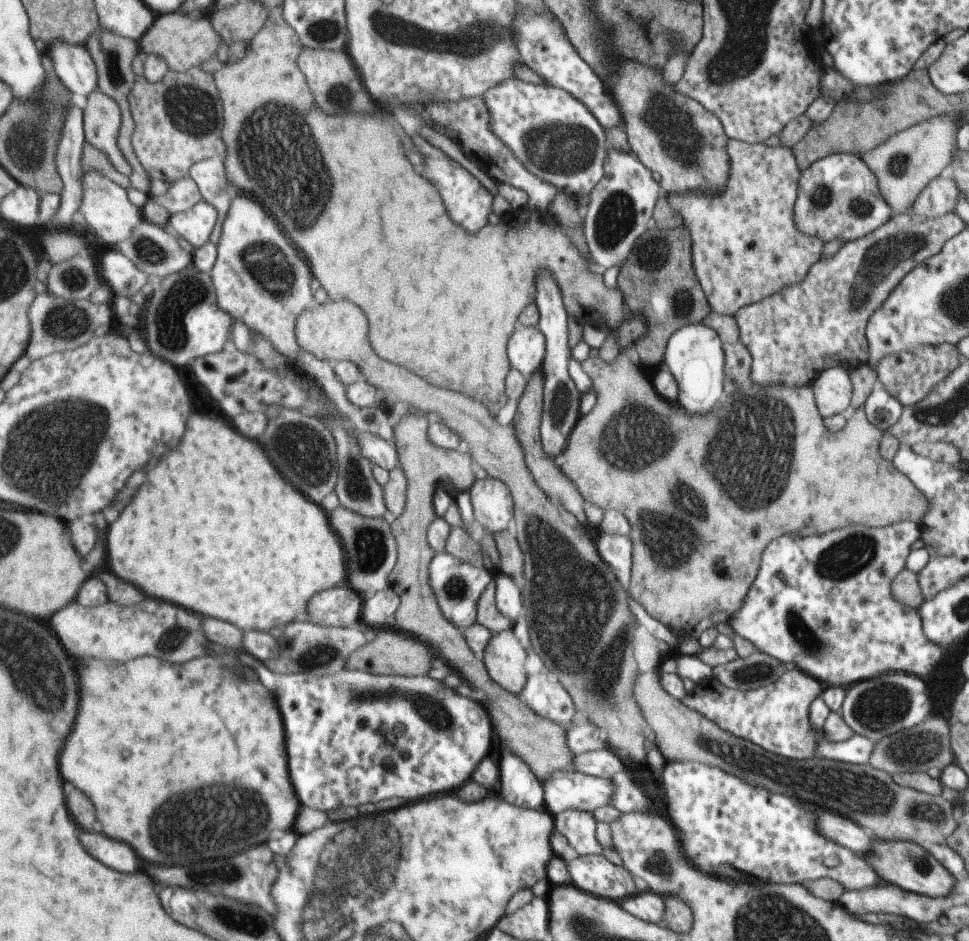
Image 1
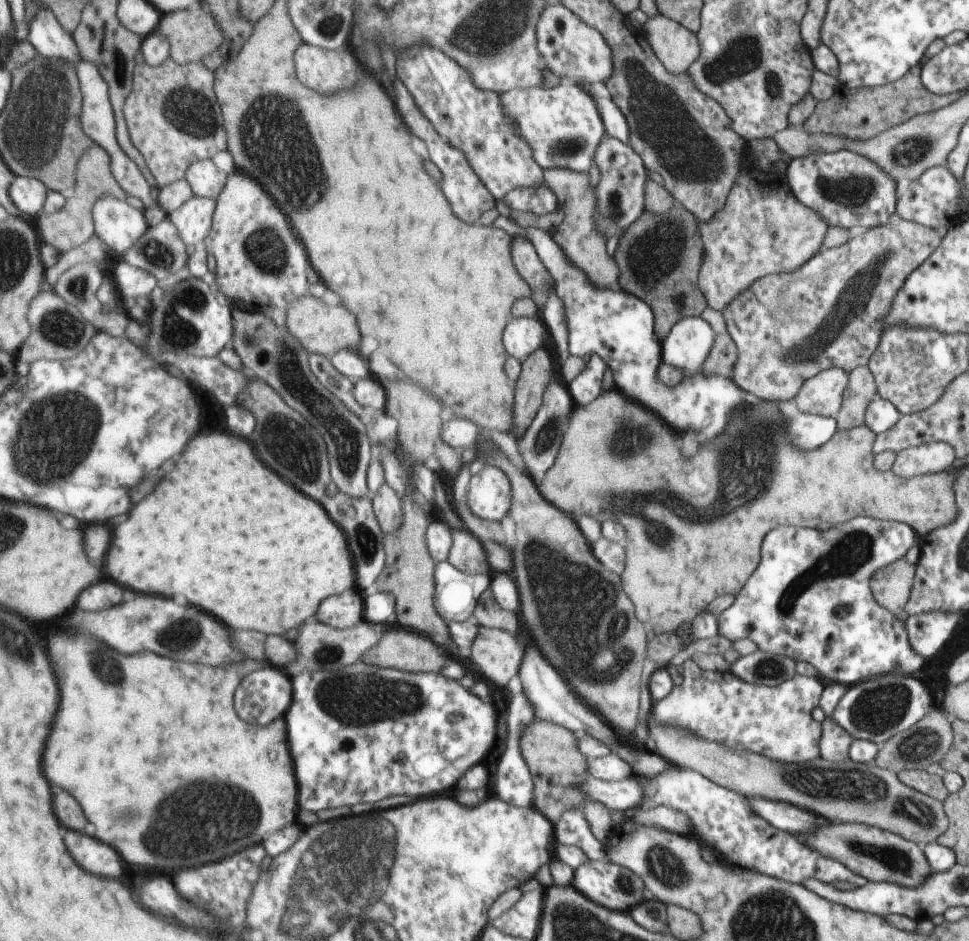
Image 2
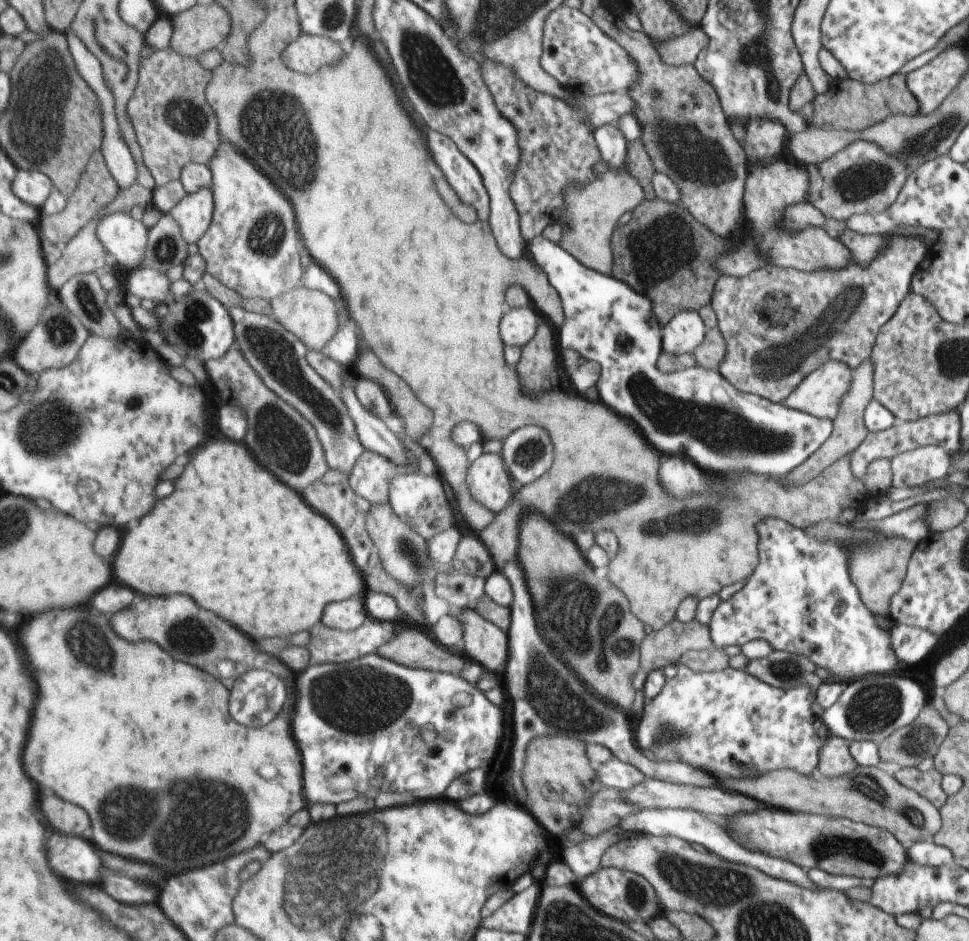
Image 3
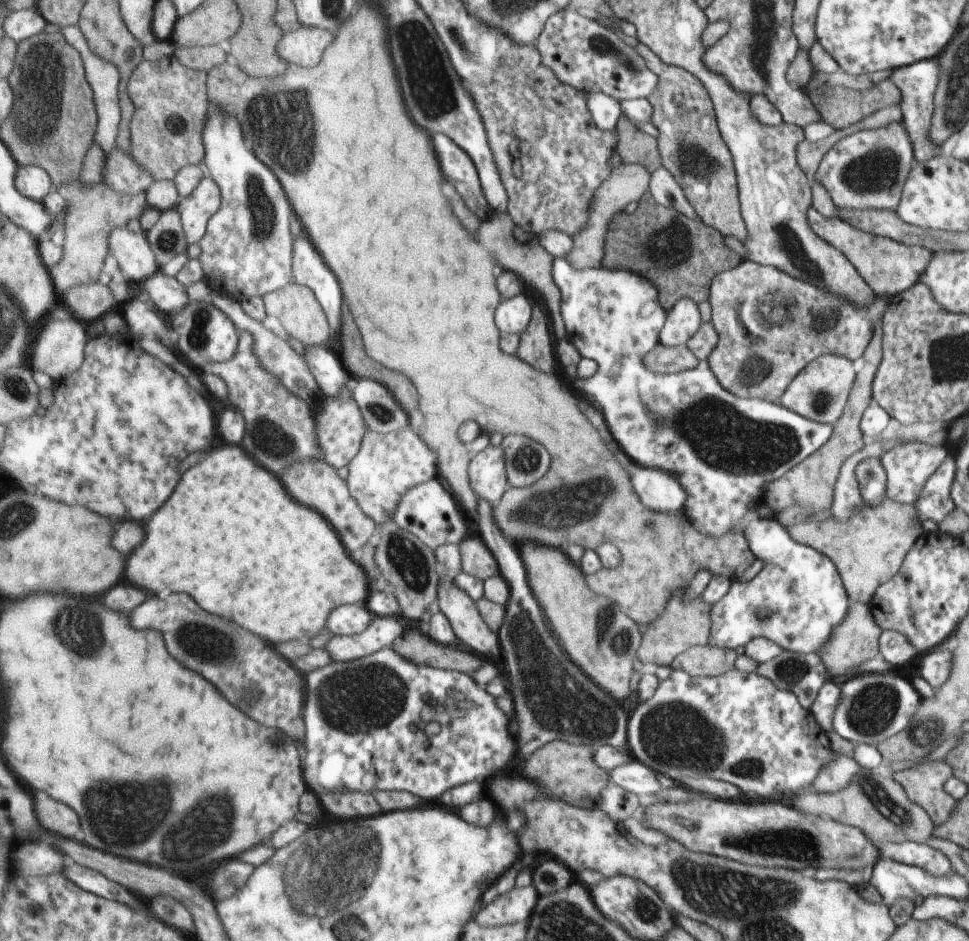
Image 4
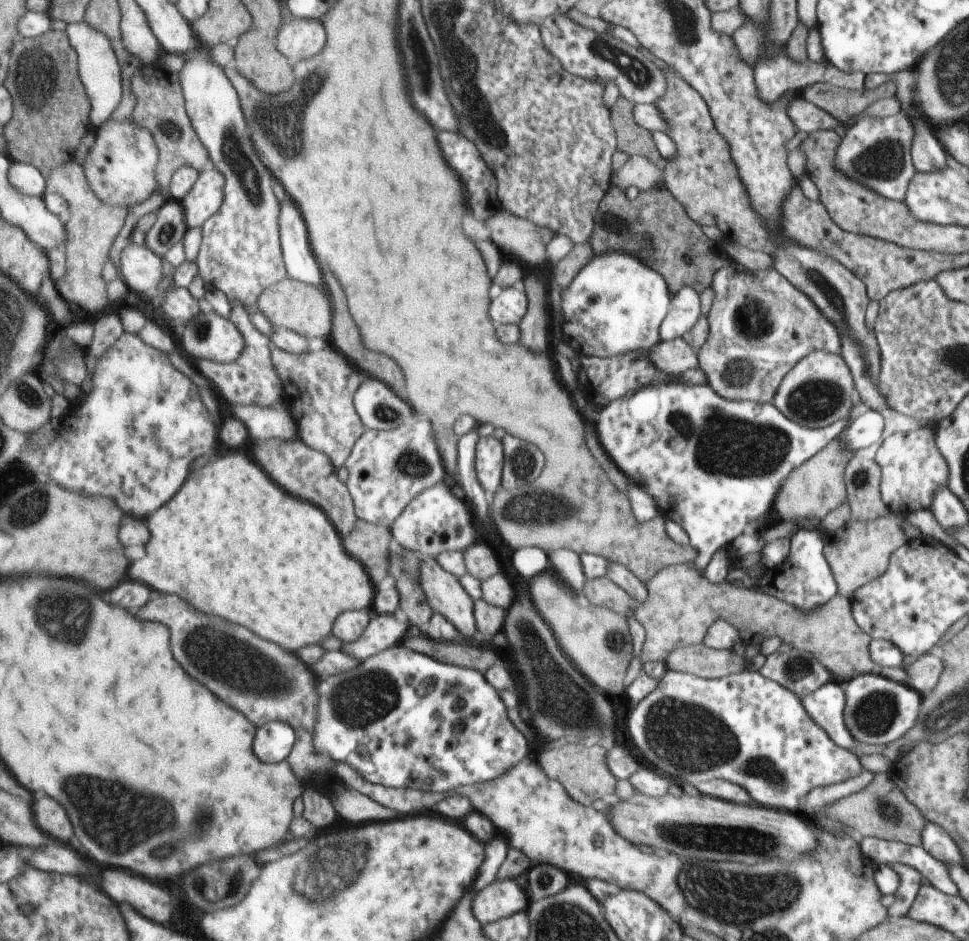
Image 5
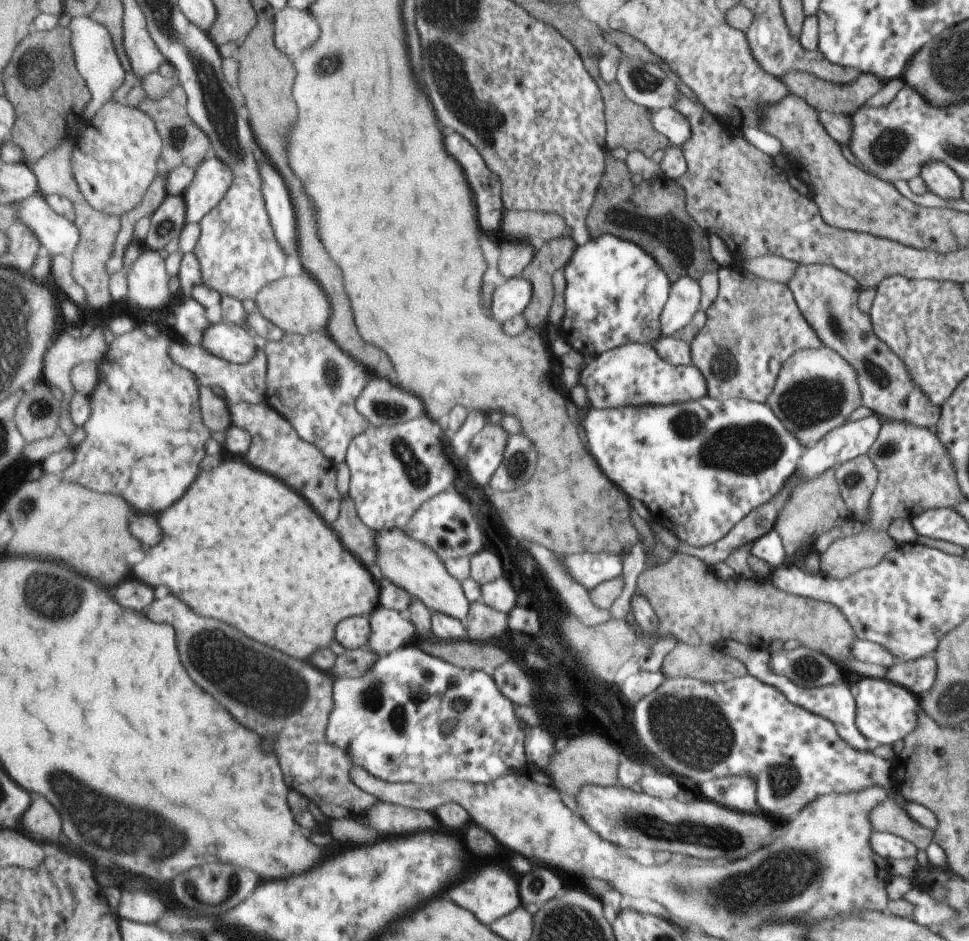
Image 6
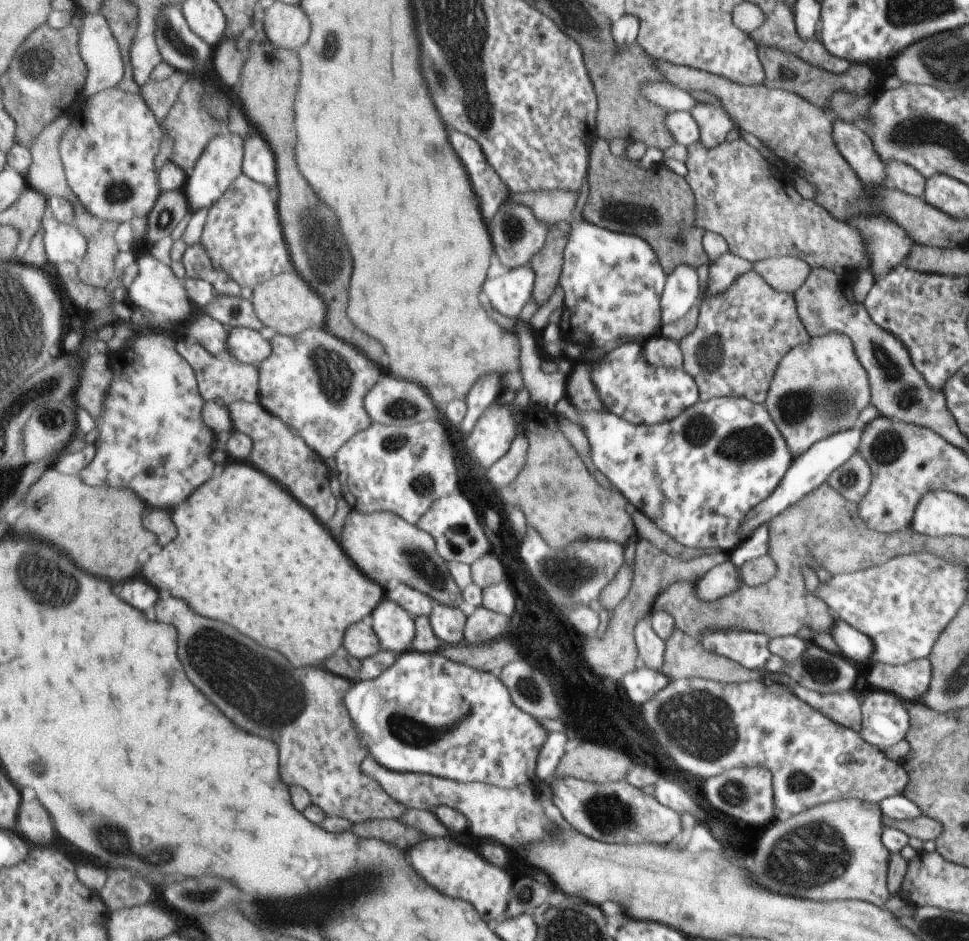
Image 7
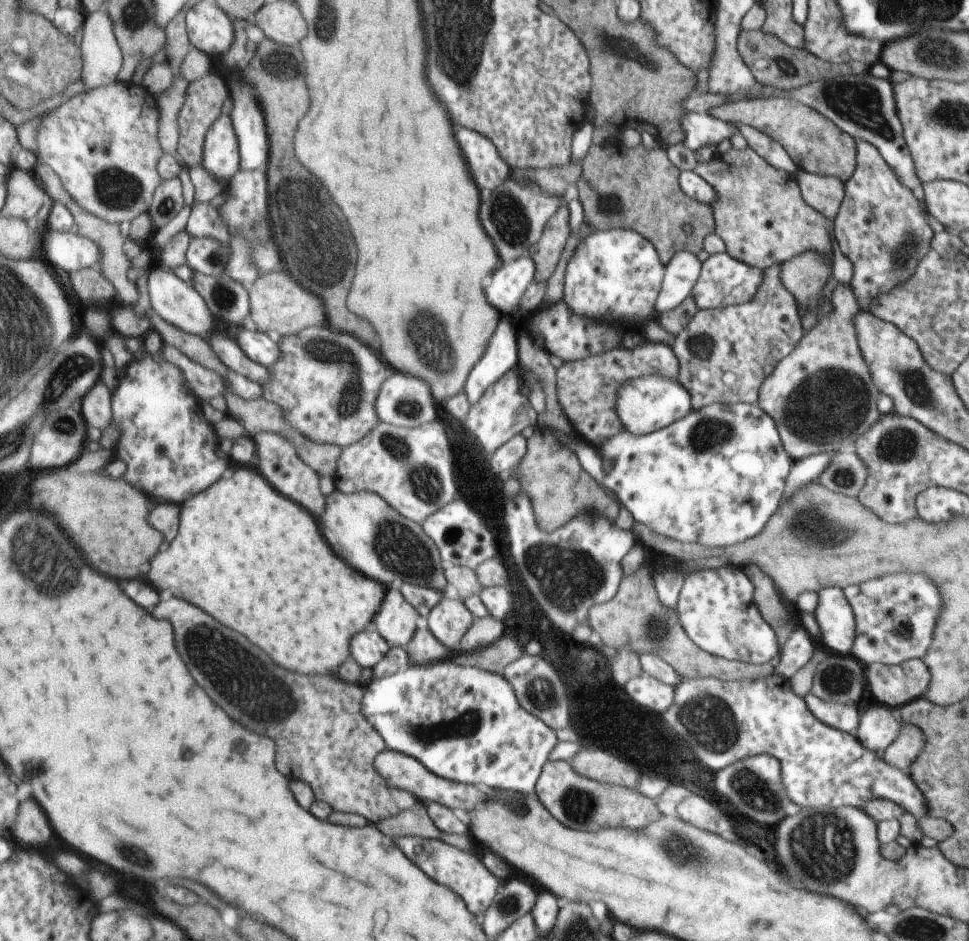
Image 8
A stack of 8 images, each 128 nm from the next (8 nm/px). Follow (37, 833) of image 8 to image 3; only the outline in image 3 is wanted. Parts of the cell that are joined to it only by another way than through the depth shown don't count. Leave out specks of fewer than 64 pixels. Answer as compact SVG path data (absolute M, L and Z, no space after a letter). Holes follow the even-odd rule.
M41 790L41 810L47 816L49 824L59 832L91 838L91 820L83 808L65 802L49 790Z

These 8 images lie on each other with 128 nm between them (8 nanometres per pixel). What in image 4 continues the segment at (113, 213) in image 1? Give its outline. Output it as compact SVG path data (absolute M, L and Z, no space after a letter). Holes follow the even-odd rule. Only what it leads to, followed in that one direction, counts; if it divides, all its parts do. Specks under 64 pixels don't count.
M125 226L115 228L111 236L109 236L109 248L114 250L113 257L126 280L143 284L149 277L161 271L160 264L157 262L156 254L153 252L148 235L143 230L133 233L129 232Z

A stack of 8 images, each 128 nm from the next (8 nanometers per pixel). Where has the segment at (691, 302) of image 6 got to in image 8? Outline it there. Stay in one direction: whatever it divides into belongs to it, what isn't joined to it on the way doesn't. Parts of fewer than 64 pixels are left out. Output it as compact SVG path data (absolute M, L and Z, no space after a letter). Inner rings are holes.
M677 251L665 265L664 284L656 300L658 314L675 308L687 295L700 271L700 262L689 251Z

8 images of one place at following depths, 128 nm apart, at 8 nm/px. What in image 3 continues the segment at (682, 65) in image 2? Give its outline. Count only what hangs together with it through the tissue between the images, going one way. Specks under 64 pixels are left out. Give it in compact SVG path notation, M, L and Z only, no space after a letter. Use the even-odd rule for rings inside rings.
M699 25L680 37L669 39L663 43L656 41L652 44L666 65L679 67L681 65L692 65L699 51L706 47L707 43L708 36Z

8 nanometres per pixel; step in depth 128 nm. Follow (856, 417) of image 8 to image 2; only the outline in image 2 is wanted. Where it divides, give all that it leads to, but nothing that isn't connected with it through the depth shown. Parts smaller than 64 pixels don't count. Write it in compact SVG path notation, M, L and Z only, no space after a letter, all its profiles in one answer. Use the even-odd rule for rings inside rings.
M840 366L826 368L817 376L807 379L794 396L797 410L817 416L835 418L840 411L844 392L847 391L847 374Z

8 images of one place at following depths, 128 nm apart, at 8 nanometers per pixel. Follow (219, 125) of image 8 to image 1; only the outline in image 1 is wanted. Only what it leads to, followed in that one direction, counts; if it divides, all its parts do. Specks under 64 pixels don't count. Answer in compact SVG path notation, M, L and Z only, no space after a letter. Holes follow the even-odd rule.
M205 200L198 202L189 210L172 213L169 220L177 235L194 246L195 250L209 242L217 222L217 207Z

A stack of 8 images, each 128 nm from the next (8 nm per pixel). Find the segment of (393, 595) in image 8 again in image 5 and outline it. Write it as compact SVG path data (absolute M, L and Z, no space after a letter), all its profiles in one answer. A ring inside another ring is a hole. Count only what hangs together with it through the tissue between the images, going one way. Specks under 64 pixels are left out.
M377 613L361 636L352 643L343 644L341 650L362 661L386 648L398 646L409 632L410 626L400 616Z

